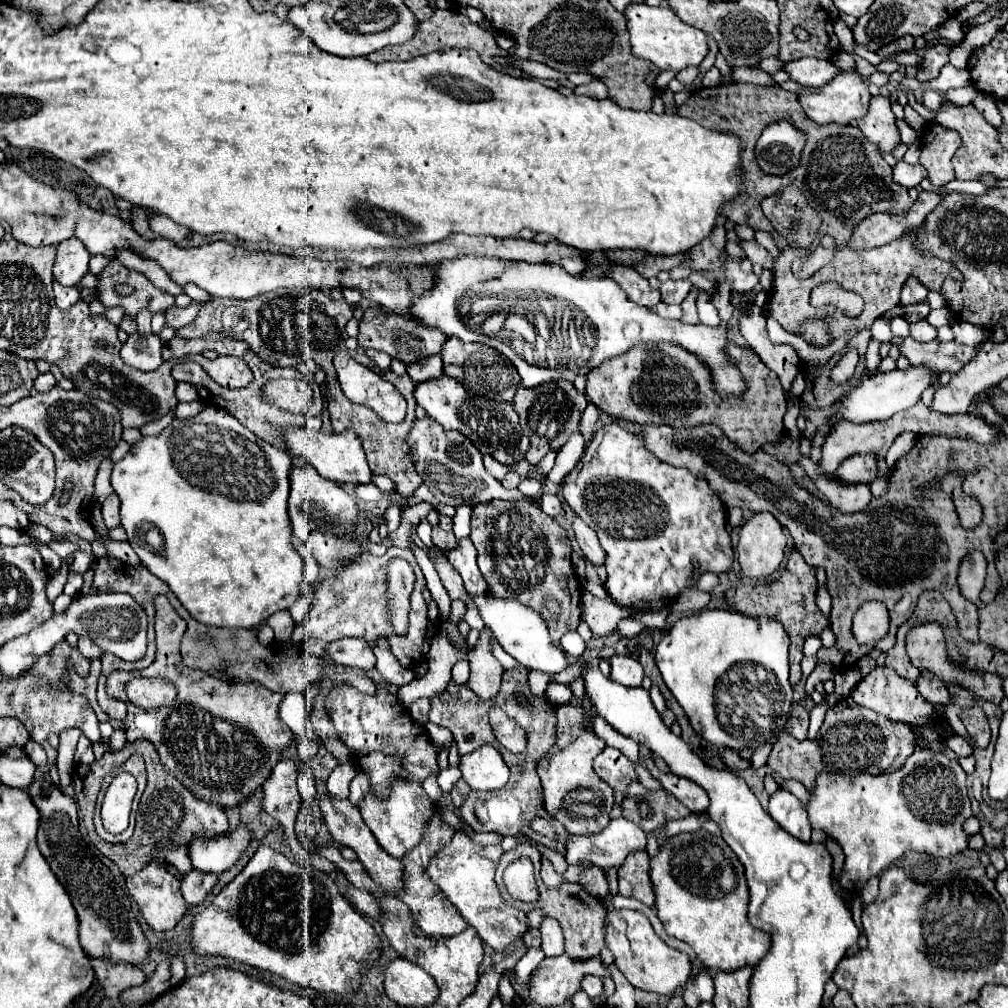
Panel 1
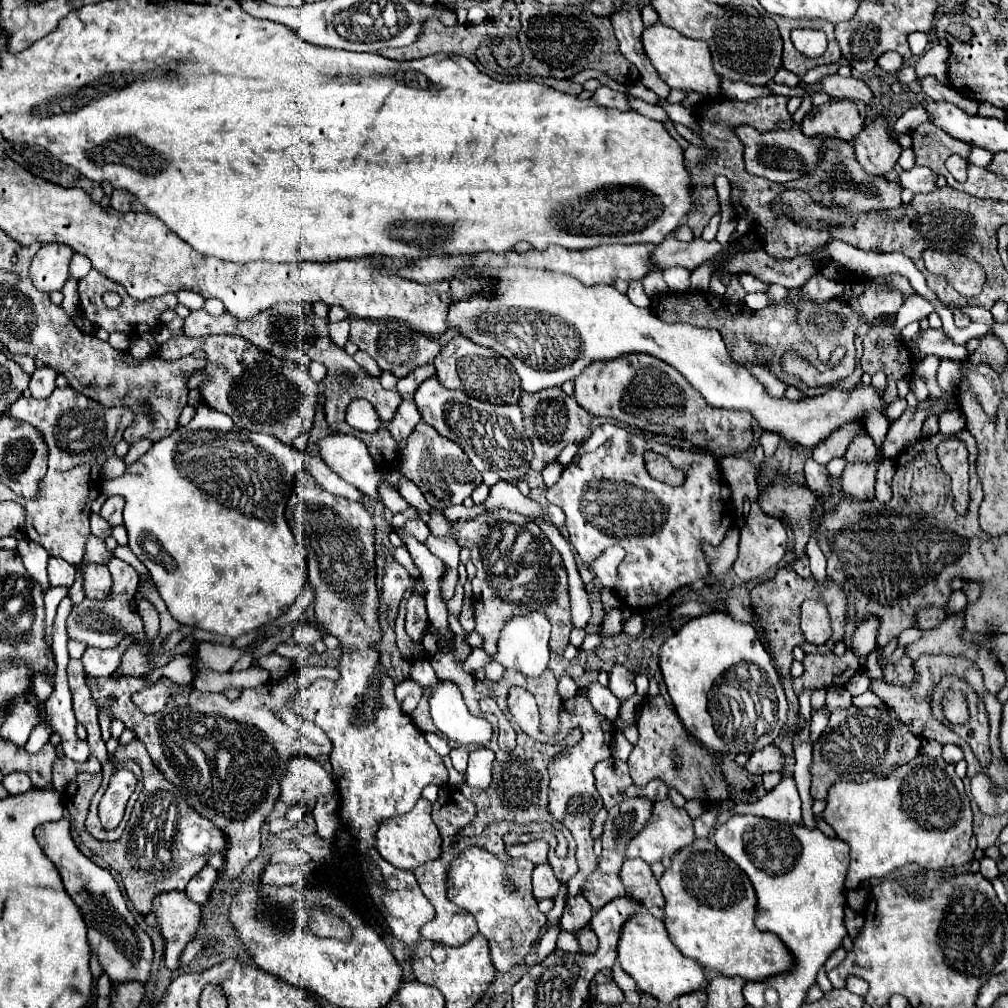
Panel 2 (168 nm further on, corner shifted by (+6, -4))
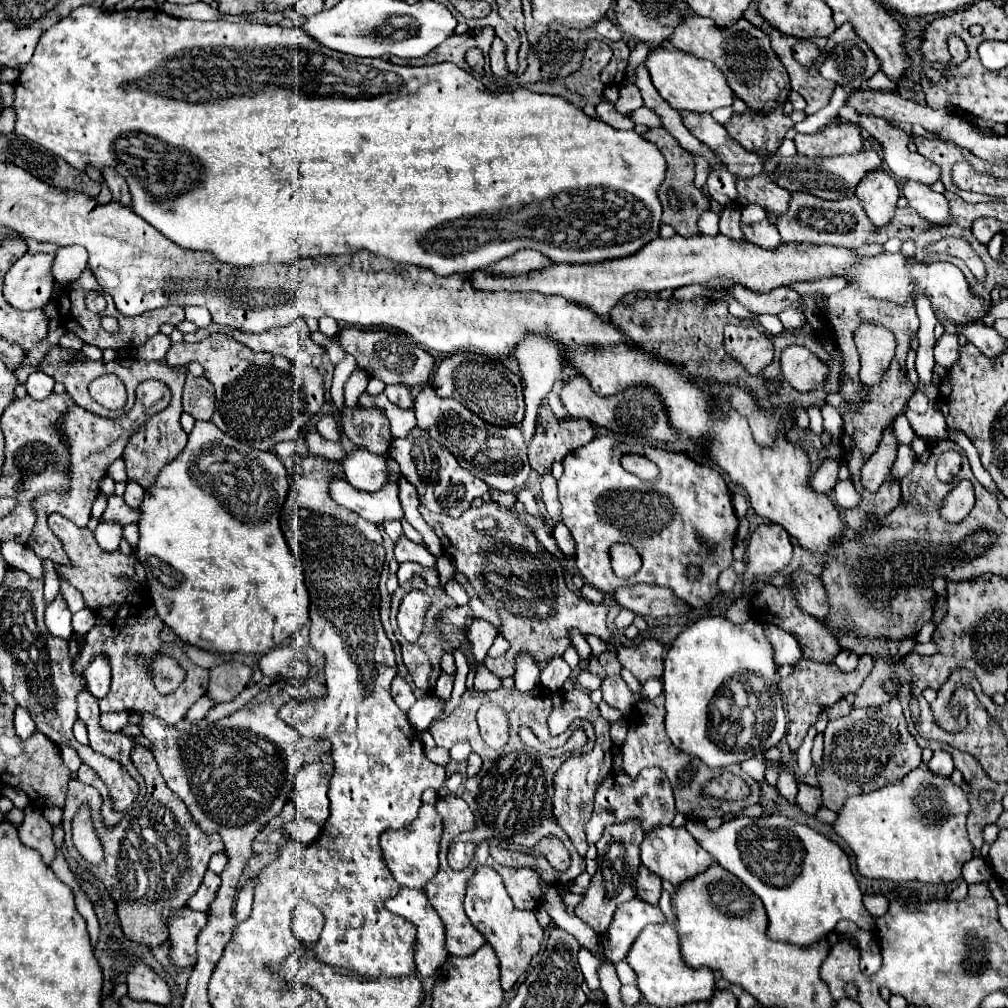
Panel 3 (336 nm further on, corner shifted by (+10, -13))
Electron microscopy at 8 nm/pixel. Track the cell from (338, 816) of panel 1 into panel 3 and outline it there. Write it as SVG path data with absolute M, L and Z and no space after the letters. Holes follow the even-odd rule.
M400 888L400 892L392 898L392 902L386 904L386 908L390 912L406 918L410 924L416 926L414 964L416 964L416 970L422 976L432 976L444 964L444 958L448 958L448 952L446 952L446 944L444 944L444 924L442 924L440 916L432 910L432 906L426 900L424 892L422 890L414 890L414 888Z

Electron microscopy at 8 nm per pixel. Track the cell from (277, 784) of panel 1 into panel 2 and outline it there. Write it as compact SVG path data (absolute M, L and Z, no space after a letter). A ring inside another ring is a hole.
M310 757L290 759L288 773L280 781L280 789L280 799L286 803L330 797L336 791L330 773Z

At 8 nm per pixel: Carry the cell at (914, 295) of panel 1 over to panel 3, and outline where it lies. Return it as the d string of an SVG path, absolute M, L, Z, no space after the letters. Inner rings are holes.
M942 322L944 332L946 334L956 334L956 336L966 336L966 340L970 344L974 344L978 350L982 350L988 356L994 354L1002 354L1006 350L1004 338L998 336L998 332L994 328L988 328L984 324L954 324L954 322Z

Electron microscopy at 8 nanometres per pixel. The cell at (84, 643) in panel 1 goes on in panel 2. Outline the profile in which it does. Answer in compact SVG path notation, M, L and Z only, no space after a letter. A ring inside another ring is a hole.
M126 637L116 649L92 649L88 647L82 655L82 663L84 663L84 671L90 675L90 677L110 677L120 661L122 661L122 655L124 651L132 645L132 637Z

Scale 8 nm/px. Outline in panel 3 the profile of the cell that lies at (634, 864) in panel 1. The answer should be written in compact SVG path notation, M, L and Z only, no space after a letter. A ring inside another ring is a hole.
M640 866L638 878L636 878L636 896L652 906L658 906L660 900L660 890L662 890L662 880L656 878L646 866Z

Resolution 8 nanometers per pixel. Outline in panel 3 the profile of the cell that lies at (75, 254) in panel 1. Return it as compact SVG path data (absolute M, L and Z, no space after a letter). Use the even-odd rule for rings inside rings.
M54 252L24 254L4 278L4 298L18 310L44 308L52 298Z

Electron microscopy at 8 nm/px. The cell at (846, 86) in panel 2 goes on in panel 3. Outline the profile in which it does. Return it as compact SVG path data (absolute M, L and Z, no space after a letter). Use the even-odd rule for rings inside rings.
M858 114L858 126L882 144L884 162L898 180L916 180L922 184L934 184L940 178L940 168L918 152L908 150L912 134L890 124L874 114ZM908 136L908 138L904 138Z

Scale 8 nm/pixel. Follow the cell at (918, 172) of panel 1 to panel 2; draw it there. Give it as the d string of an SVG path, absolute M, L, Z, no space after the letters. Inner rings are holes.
M914 167L910 171L902 171L900 185L912 193L930 193L936 189L936 173L928 167Z

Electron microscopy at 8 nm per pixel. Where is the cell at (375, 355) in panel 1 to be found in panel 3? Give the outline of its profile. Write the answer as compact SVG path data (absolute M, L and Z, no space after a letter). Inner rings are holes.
M356 368L356 370L350 374L350 378L348 378L346 386L344 386L344 398L346 398L344 404L346 404L346 406L356 406L360 394L366 392L366 386L368 386L368 374L366 374L364 370Z

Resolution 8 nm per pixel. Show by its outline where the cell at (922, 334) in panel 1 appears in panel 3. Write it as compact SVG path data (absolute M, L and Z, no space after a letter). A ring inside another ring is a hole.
M944 334L942 338L938 338L938 342L936 342L936 346L934 346L934 358L936 358L936 364L940 364L940 366L944 366L944 368L948 370L958 357L958 336L954 334Z

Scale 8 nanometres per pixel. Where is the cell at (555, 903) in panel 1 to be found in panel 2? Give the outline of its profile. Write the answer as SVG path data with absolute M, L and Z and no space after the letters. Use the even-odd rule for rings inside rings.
M586 927L580 931L578 943L580 943L580 951L582 953L596 953L596 949L598 949L598 937Z

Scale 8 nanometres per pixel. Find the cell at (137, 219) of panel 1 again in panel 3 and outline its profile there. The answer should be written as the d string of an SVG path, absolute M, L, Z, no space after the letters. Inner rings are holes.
M108 170L108 172L102 172L110 192L112 192L112 200L120 202L122 206L130 206L132 200L130 200L130 192L128 192L128 186L124 182L124 178L120 178L114 170Z

